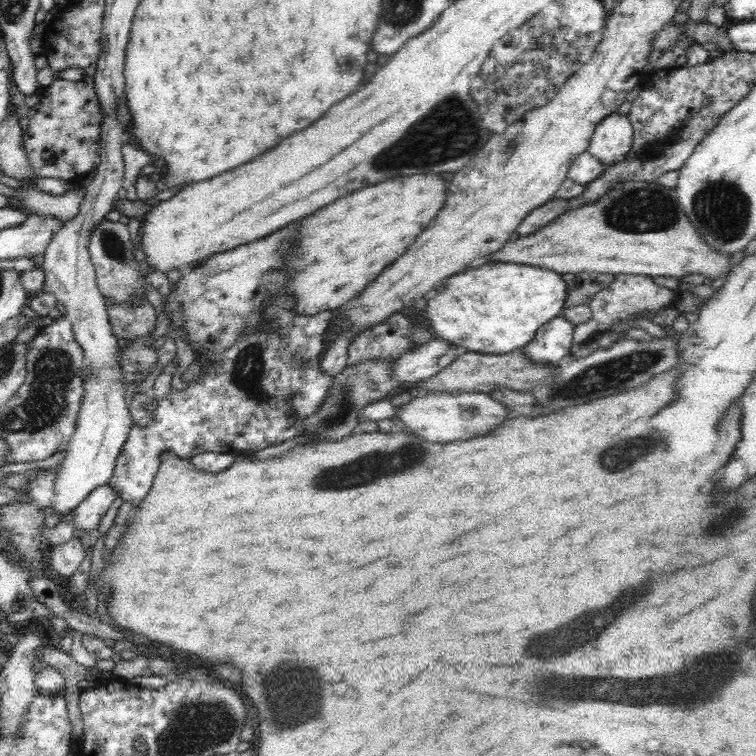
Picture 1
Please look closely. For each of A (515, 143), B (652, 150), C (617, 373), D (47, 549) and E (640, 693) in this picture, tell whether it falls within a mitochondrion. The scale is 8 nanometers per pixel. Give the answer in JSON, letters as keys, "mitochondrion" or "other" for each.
{"A":"mitochondrion","B":"mitochondrion","C":"mitochondrion","D":"other","E":"mitochondrion"}

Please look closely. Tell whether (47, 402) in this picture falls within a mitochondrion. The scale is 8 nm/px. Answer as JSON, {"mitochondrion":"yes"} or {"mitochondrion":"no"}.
{"mitochondrion":"yes"}

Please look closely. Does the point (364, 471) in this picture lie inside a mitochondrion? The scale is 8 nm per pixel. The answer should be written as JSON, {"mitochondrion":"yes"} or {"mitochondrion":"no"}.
{"mitochondrion":"yes"}

